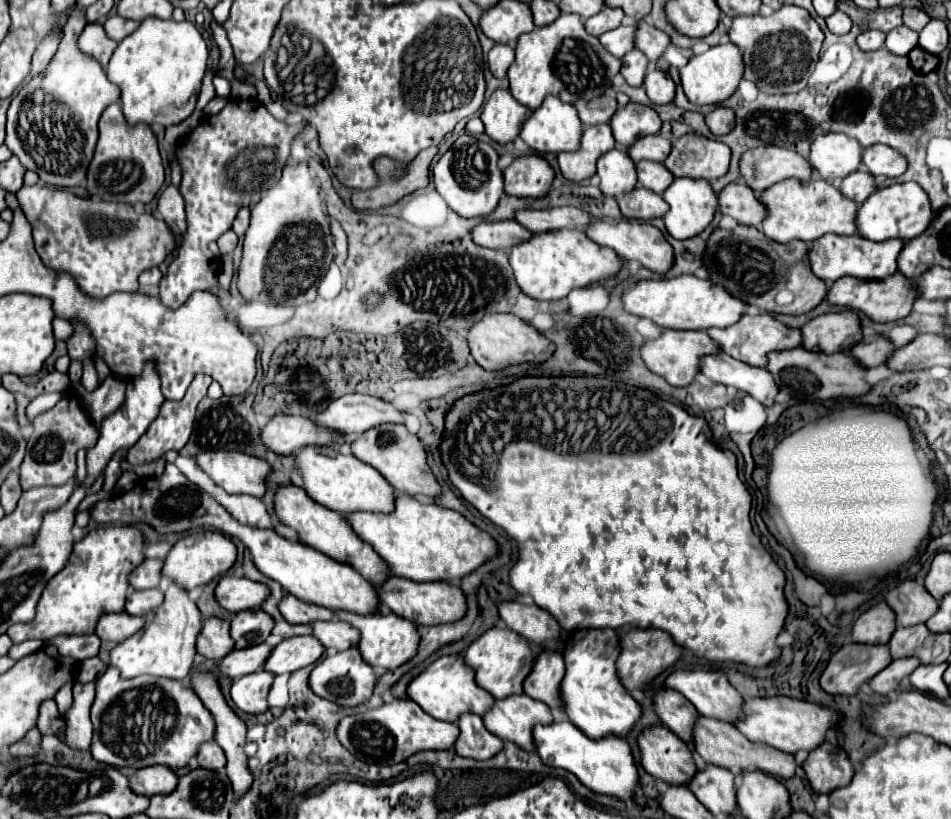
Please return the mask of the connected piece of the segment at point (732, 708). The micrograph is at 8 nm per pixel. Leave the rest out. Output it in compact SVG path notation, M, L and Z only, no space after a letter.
M670 671L666 687L682 693L698 713L720 721L734 721L740 713L742 695L728 683L722 671Z

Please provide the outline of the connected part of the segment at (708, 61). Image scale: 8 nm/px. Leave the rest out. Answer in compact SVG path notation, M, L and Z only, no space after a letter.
M732 43L716 45L716 47L710 47L702 55L694 55L680 69L682 89L684 89L686 97L690 99L690 103L696 103L696 105L716 105L716 103L722 103L724 99L728 99L736 91L736 87L738 87L738 83L742 79L742 71L744 71L744 63L742 63L740 49L734 47Z

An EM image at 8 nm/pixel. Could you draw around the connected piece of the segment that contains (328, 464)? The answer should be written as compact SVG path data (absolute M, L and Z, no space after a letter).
M308 445L302 447L294 455L294 459L302 473L304 489L316 503L338 513L354 513L354 511L388 513L394 509L394 489L374 467L362 463L354 455L326 455L318 447Z

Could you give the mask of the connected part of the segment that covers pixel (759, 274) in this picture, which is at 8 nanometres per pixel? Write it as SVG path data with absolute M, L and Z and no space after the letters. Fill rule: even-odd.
M736 225L734 229L716 227L706 241L702 265L708 269L714 285L724 287L740 301L768 313L800 315L822 303L828 289L828 285L810 271L806 249L808 245L802 241L790 241L786 245L770 241L758 227L750 225ZM782 289L788 289L794 295L794 301L786 307L776 305L776 295Z

